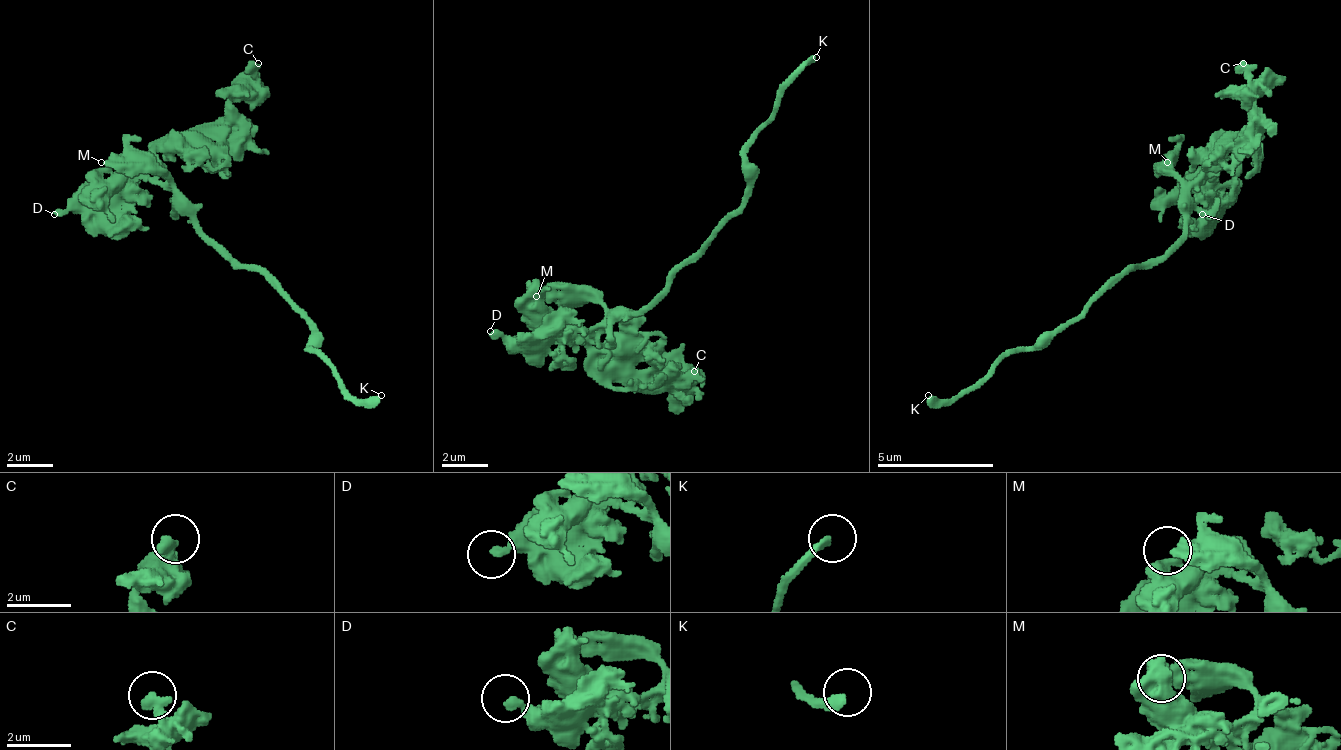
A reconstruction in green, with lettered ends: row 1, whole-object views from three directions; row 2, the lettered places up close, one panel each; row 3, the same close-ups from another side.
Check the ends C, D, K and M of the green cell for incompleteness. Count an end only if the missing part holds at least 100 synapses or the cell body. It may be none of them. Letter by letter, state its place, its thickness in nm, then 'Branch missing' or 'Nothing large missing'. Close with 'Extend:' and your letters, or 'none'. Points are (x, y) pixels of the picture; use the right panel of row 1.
C: Place: (1243, 63). Thickness 360 nm. Nothing large missing
D: Place: (1202, 214). Thickness 260 nm. Nothing large missing
K: Place: (928, 395). Thickness 260 nm. Branch missing
M: Place: (1167, 162). Thickness 420 nm. Nothing large missing
Extend: K

